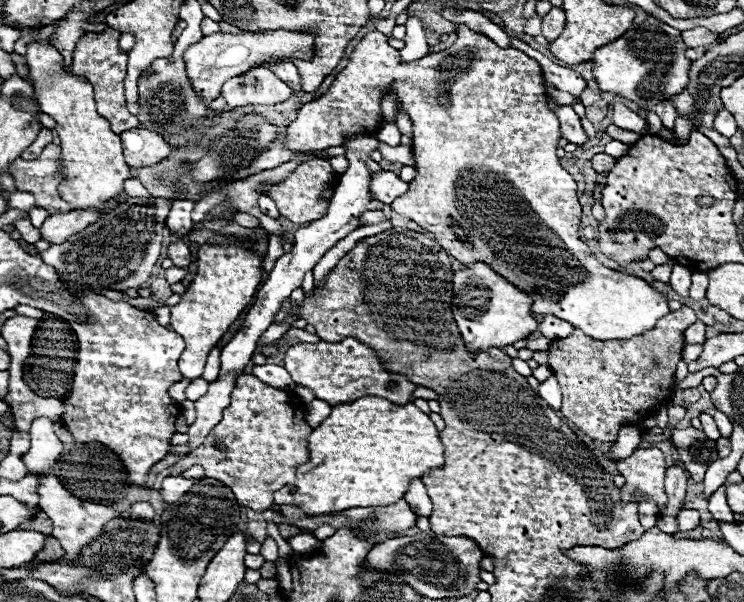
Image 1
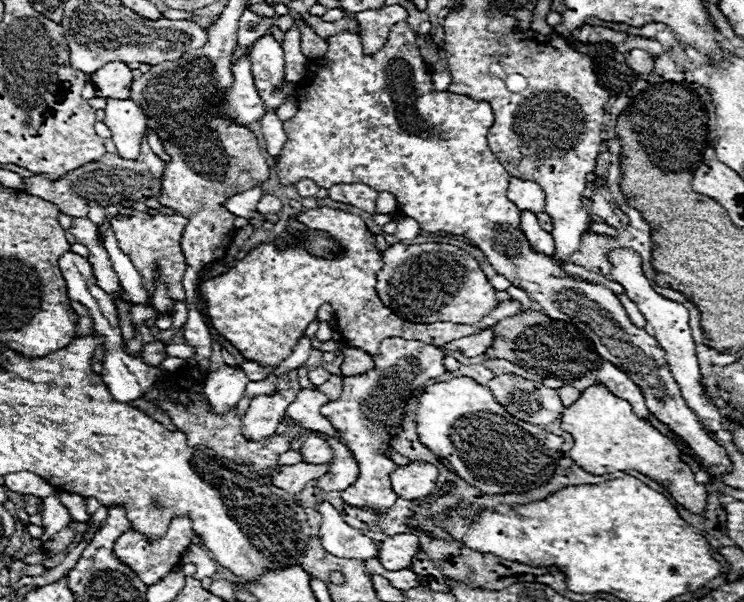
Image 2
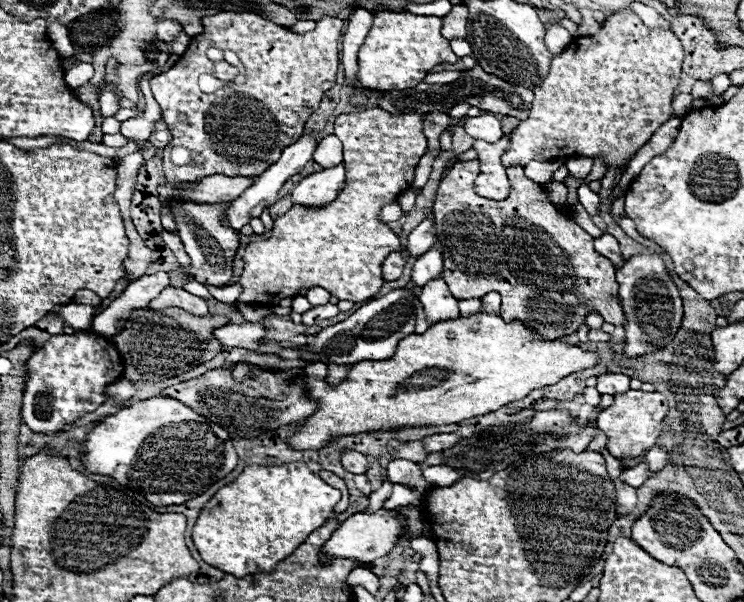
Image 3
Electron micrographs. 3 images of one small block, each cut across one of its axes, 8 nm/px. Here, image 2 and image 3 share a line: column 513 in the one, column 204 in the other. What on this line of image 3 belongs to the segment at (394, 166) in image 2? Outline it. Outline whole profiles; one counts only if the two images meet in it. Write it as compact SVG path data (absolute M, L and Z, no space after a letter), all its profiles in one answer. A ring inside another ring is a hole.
M170 202L170 212L174 216L178 236L184 242L188 256L192 258L192 276L202 284L226 286L232 278L234 254L238 248L238 232L228 226L226 210L230 202L218 204L196 204L196 202Z

